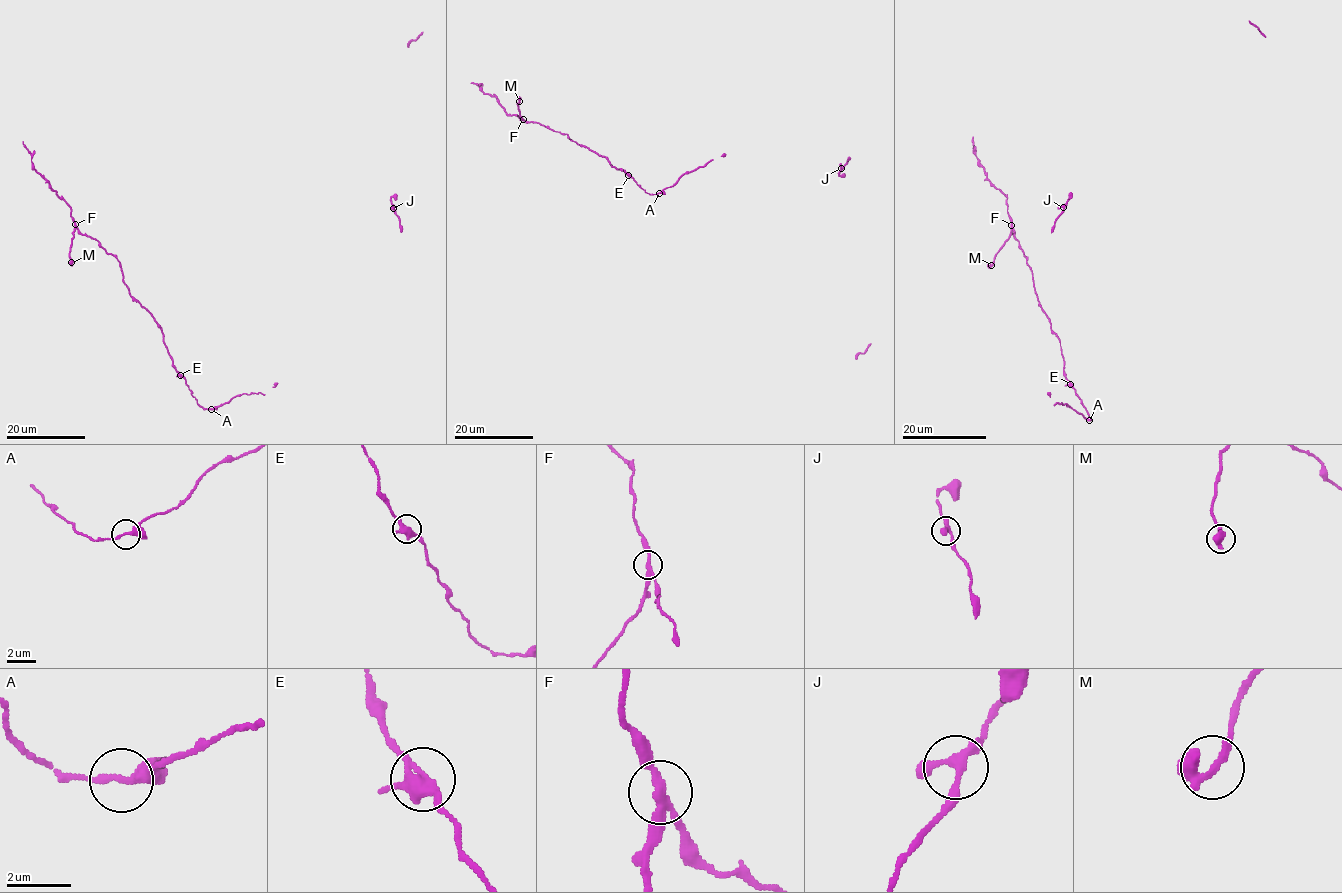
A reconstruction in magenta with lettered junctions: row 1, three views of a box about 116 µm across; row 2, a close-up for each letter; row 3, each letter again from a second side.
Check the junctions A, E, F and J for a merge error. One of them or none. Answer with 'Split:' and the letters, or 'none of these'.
Split: F

